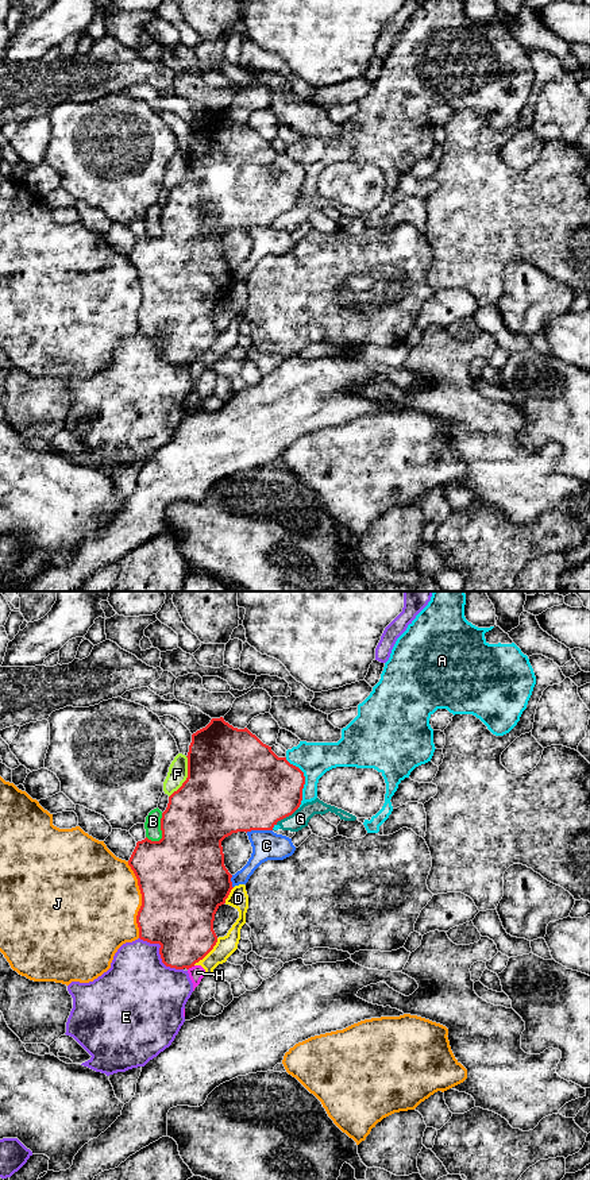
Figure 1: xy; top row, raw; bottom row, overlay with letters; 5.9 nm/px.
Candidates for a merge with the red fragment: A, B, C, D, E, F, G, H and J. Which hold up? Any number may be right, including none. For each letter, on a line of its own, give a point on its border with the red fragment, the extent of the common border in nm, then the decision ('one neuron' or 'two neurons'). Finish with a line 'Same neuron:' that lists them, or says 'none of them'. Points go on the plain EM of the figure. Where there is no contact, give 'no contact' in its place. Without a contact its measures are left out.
A: contact xy (304, 177); length 320 nm; two neurons
B: contact xy (161, 224); length 190 nm; two neurons
C: contact xy (258, 224); length 160 nm; two neurons
D: contact xy (207, 349); length 220 nm; two neurons
E: contact xy (159, 349); length 320 nm; two neurons
F: contact xy (188, 172); length 260 nm; two neurons
G: contact xy (286, 211); length 170 nm; two neurons
H: contact xy (191, 362); length 50 nm; two neurons
J: contact xy (142, 294); length 460 nm; two neurons
Same neuron: none of them

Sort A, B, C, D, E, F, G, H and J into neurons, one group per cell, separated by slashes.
A G / B / C / D H / E / F / J

